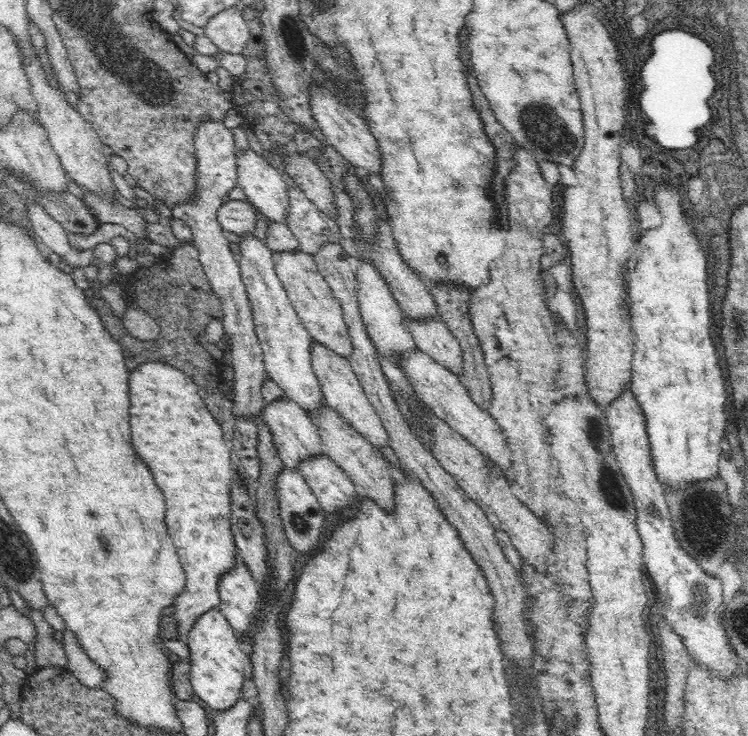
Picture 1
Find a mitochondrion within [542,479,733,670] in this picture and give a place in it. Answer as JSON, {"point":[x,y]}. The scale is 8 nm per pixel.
{"point":[699,521]}

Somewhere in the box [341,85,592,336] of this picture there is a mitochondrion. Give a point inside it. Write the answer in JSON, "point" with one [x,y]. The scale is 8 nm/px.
{"point":[542,127]}

